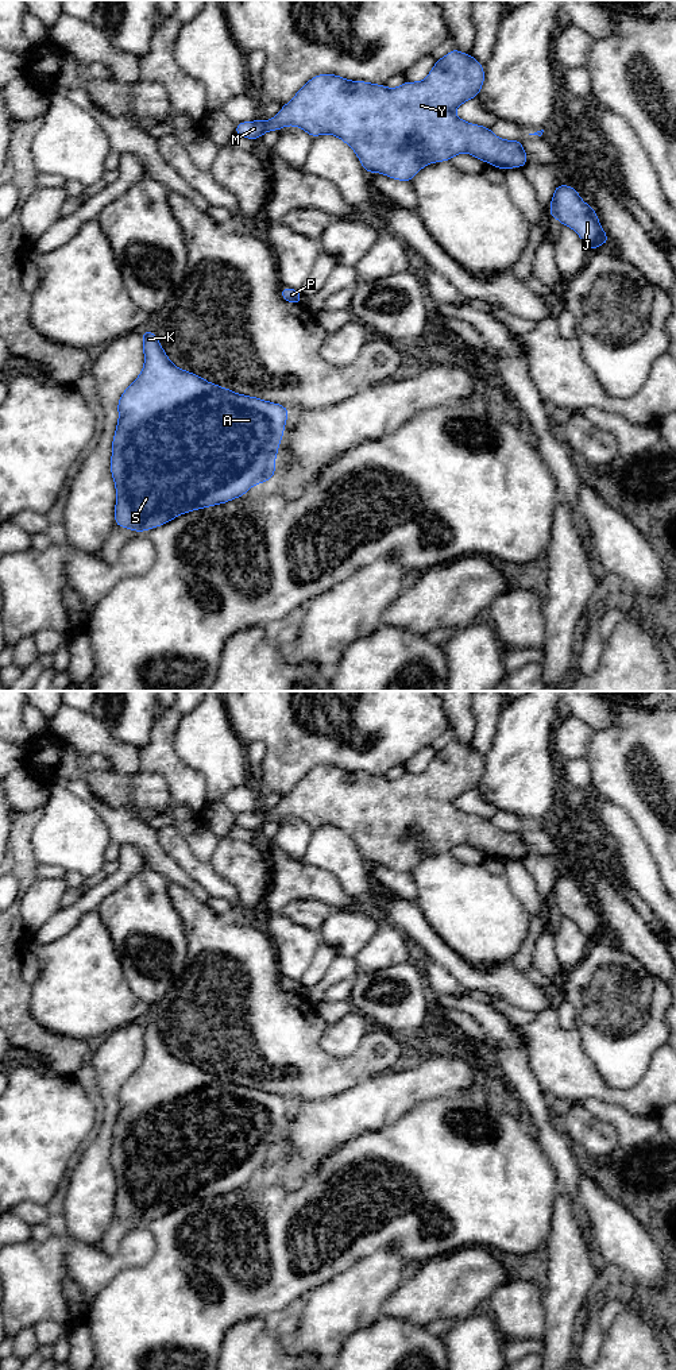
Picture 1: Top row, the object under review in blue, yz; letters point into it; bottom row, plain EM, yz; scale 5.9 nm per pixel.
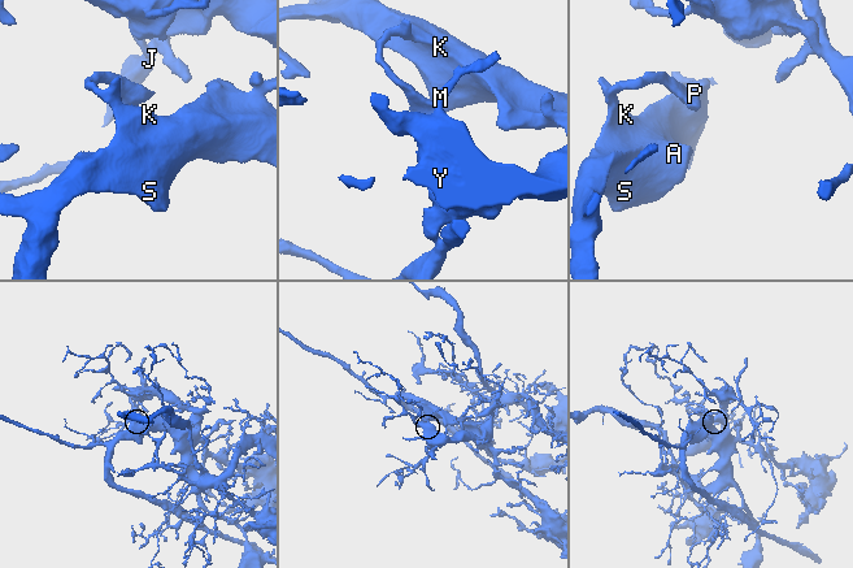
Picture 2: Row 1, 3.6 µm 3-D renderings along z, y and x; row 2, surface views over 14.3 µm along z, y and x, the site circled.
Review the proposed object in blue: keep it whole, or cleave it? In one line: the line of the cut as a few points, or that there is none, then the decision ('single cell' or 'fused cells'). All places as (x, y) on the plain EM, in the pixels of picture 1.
yz (552, 892), (557, 909) | fused cells

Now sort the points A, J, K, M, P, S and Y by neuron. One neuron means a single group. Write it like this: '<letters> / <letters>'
A K M P S Y / J

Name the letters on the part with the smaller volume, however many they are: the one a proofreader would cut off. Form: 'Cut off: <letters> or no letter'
Cut off: J

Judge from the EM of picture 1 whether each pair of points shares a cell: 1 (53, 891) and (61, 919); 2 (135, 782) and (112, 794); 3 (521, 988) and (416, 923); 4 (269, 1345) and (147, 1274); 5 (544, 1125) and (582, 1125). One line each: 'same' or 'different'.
1: different
2: same
3: same
4: different
5: different

